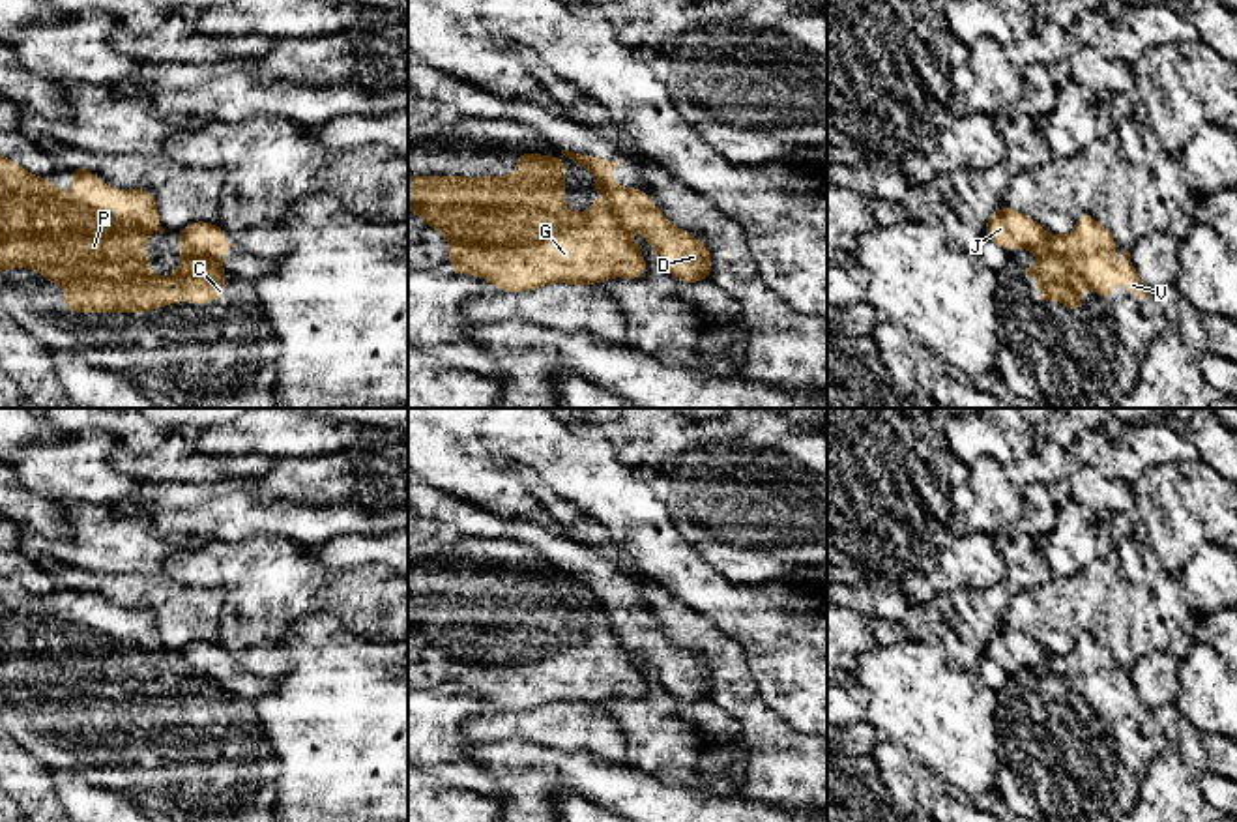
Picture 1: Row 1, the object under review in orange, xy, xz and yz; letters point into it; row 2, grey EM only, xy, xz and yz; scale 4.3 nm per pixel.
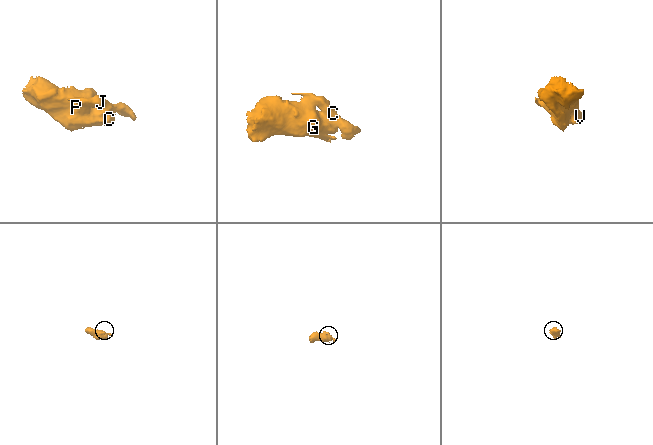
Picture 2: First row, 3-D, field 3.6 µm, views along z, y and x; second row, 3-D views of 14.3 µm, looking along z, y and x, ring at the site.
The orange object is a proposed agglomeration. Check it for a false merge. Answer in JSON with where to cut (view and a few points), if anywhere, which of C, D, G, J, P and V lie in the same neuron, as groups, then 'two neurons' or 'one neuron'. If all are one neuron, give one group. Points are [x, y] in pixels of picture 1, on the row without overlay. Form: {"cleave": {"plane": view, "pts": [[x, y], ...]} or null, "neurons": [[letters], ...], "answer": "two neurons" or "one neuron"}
{"cleave": {"plane": "xy", "pts": [[178, 652], [191, 671], [218, 678]]}, "neurons": [["C", "G", "P", "V"], ["D", "J"]], "answer": "two neurons"}

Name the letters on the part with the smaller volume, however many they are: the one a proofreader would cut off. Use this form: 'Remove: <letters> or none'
Remove: D, J

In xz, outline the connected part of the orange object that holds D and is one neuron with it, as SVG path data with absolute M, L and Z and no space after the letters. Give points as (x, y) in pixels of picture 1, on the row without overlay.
M561 569L576 584L595 597L595 609L603 616L625 650L642 650L657 670L659 682L683 702L711 698L711 672L691 652L676 648L661 629L651 624L646 609L621 607L608 599L619 580L591 577Z

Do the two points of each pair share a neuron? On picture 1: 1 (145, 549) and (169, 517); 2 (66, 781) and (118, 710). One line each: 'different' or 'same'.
1: different
2: different

